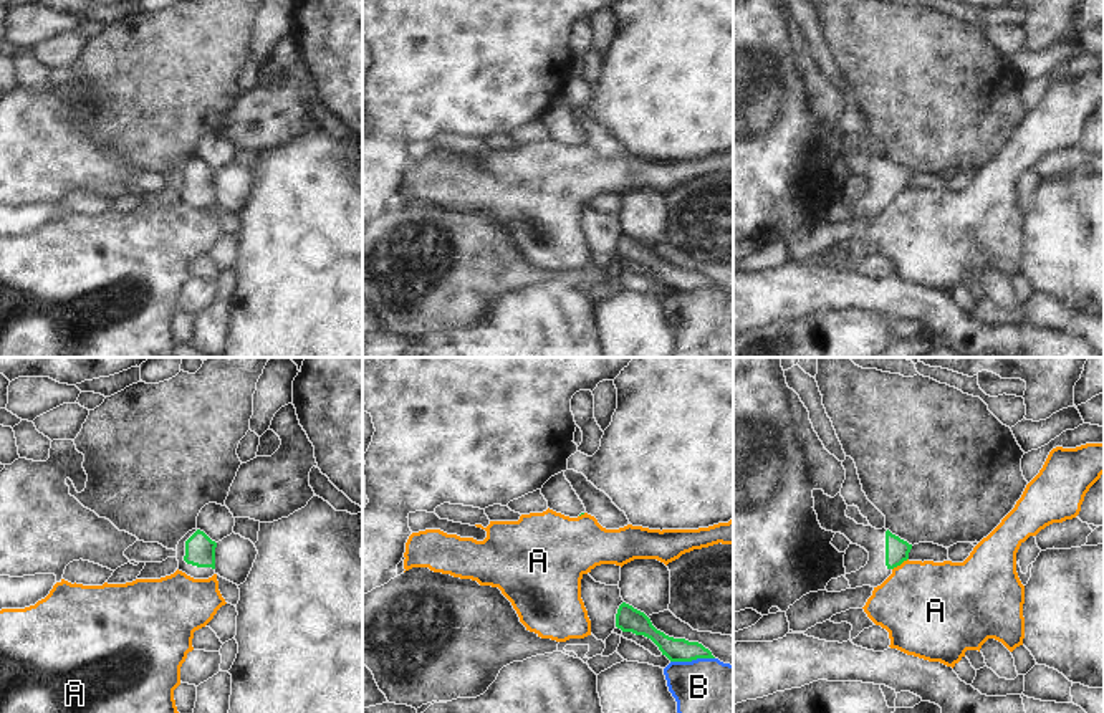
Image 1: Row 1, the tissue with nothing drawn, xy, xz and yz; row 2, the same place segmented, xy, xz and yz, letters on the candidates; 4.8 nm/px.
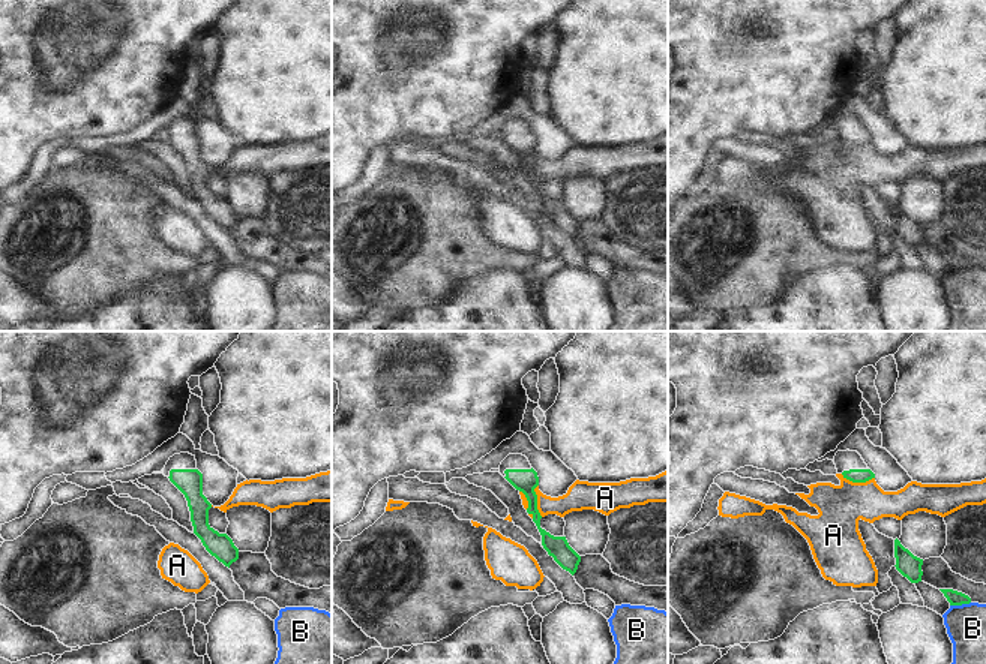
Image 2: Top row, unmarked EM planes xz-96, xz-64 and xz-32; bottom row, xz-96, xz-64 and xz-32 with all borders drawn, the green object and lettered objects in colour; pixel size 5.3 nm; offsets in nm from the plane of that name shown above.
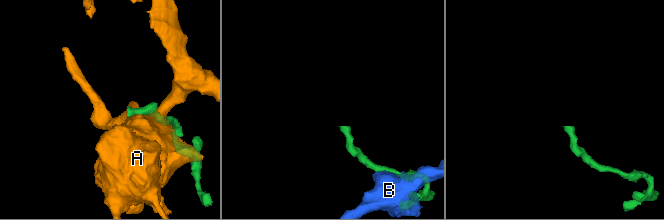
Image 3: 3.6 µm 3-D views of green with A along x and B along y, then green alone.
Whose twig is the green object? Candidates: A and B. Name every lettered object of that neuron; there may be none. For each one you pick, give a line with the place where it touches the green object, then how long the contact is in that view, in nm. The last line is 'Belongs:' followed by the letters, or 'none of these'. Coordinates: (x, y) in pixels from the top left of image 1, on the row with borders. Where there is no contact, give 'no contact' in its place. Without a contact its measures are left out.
Belongs: none of these

